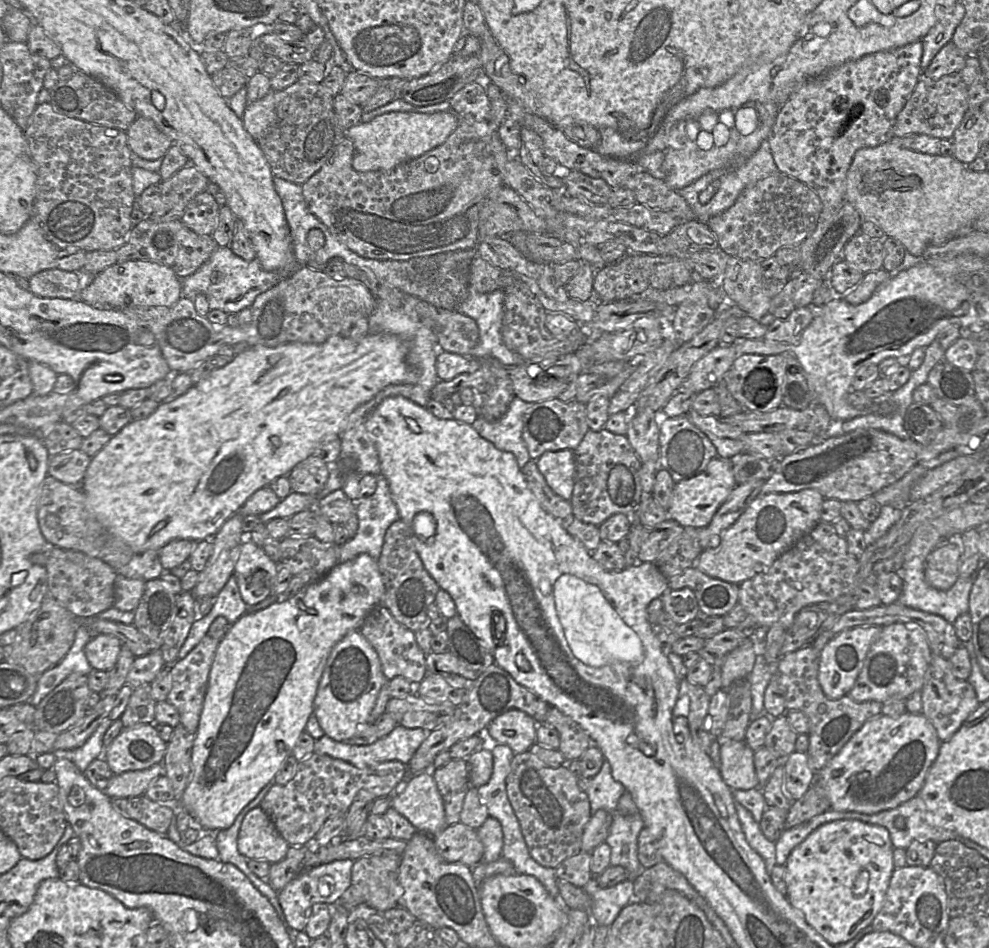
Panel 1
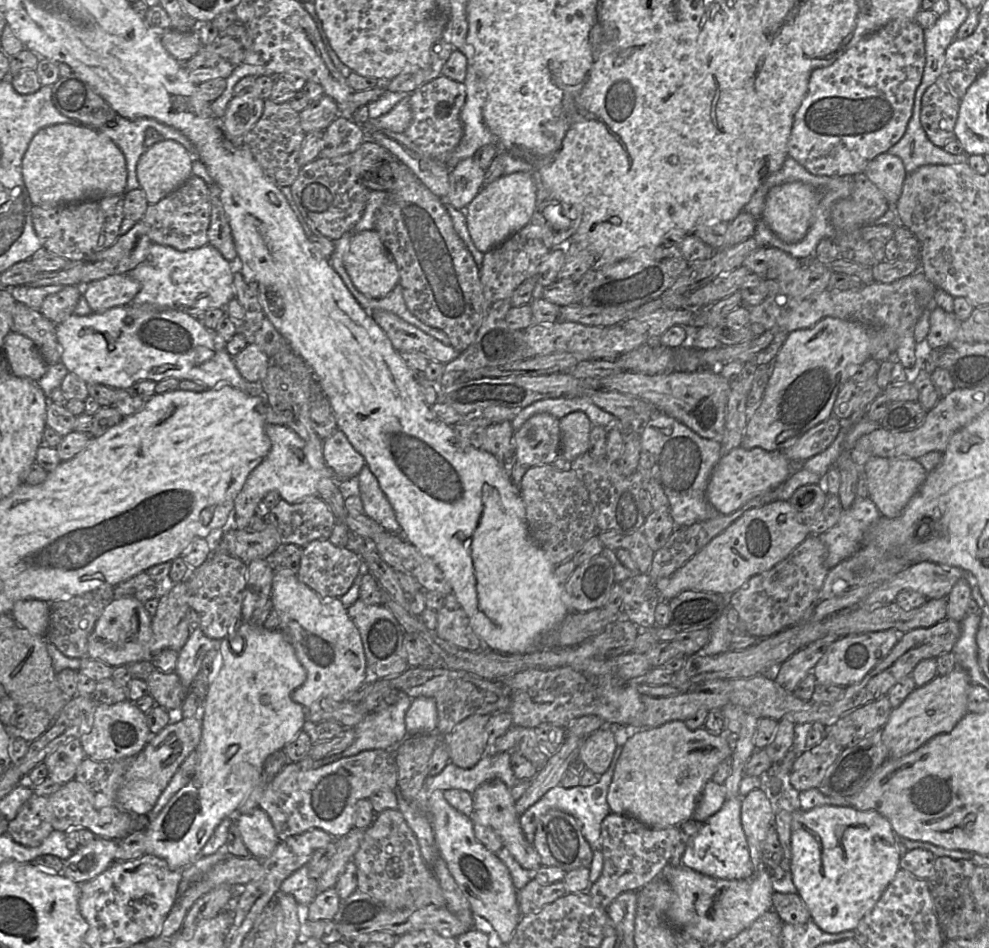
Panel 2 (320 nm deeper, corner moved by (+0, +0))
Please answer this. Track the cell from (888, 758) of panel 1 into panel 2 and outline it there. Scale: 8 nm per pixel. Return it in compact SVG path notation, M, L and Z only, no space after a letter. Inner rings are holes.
M959 667L946 675L937 675L932 681L916 687L897 708L893 708L888 721L882 727L882 741L887 749L887 759L898 759L916 751L932 738L950 733L968 713L968 690L972 682L968 674Z

